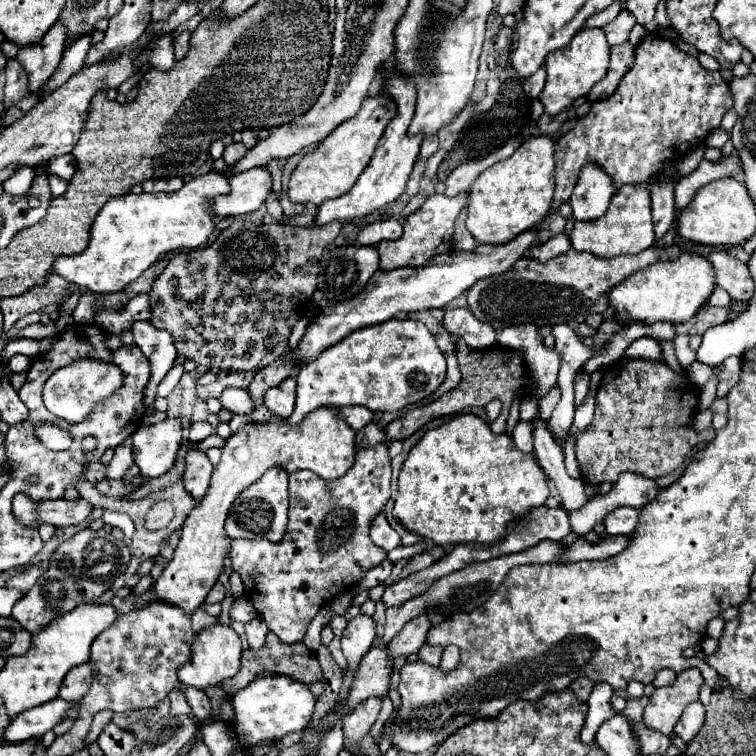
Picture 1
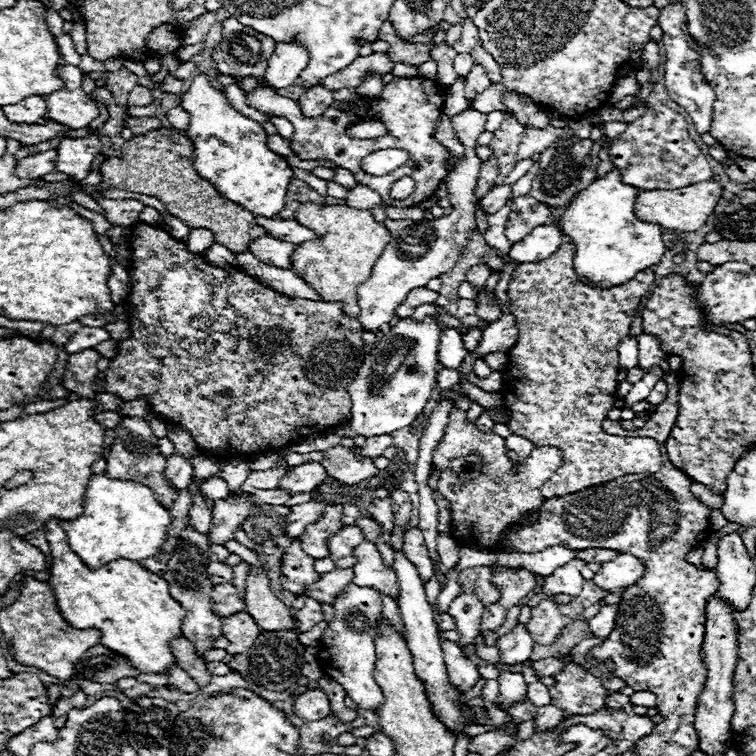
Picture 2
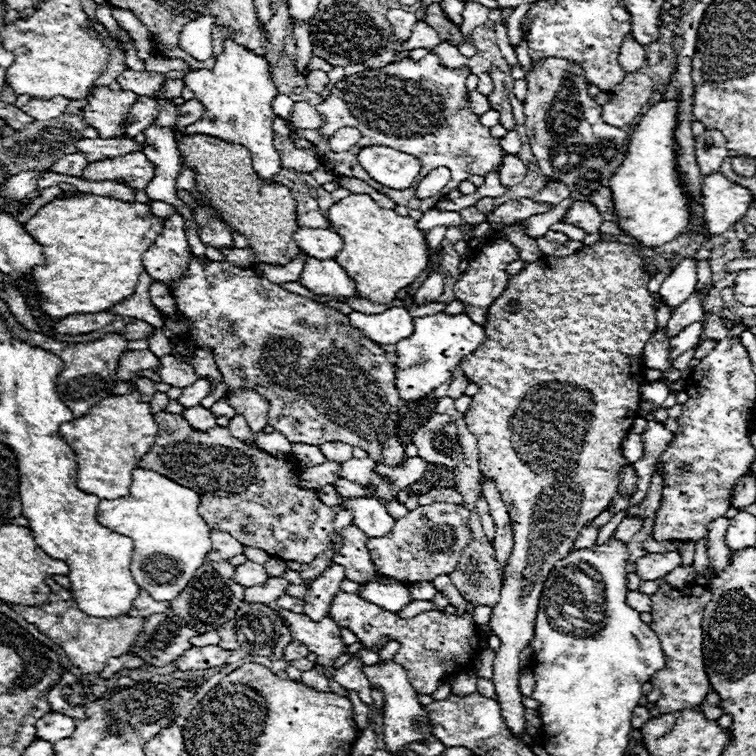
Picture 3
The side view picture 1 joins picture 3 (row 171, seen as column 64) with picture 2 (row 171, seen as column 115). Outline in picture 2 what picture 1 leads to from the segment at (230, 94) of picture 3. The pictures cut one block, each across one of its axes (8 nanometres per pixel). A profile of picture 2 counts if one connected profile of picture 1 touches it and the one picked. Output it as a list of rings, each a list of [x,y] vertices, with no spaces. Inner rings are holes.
[[[200,74],[192,80],[190,88],[182,94],[182,108],[190,114],[186,134],[194,144],[196,172],[224,192],[228,200],[246,206],[258,216],[274,218],[286,204],[292,168],[268,148],[268,134],[264,128],[256,120],[234,110],[224,92],[210,84],[208,74]]]

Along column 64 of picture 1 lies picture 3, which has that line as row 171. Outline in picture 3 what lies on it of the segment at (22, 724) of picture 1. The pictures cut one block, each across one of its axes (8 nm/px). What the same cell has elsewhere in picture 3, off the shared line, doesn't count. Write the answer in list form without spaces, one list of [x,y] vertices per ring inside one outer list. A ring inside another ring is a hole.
[[[704,130],[700,136],[696,136],[694,152],[702,176],[718,172],[722,160],[728,156],[724,134],[720,130]]]

